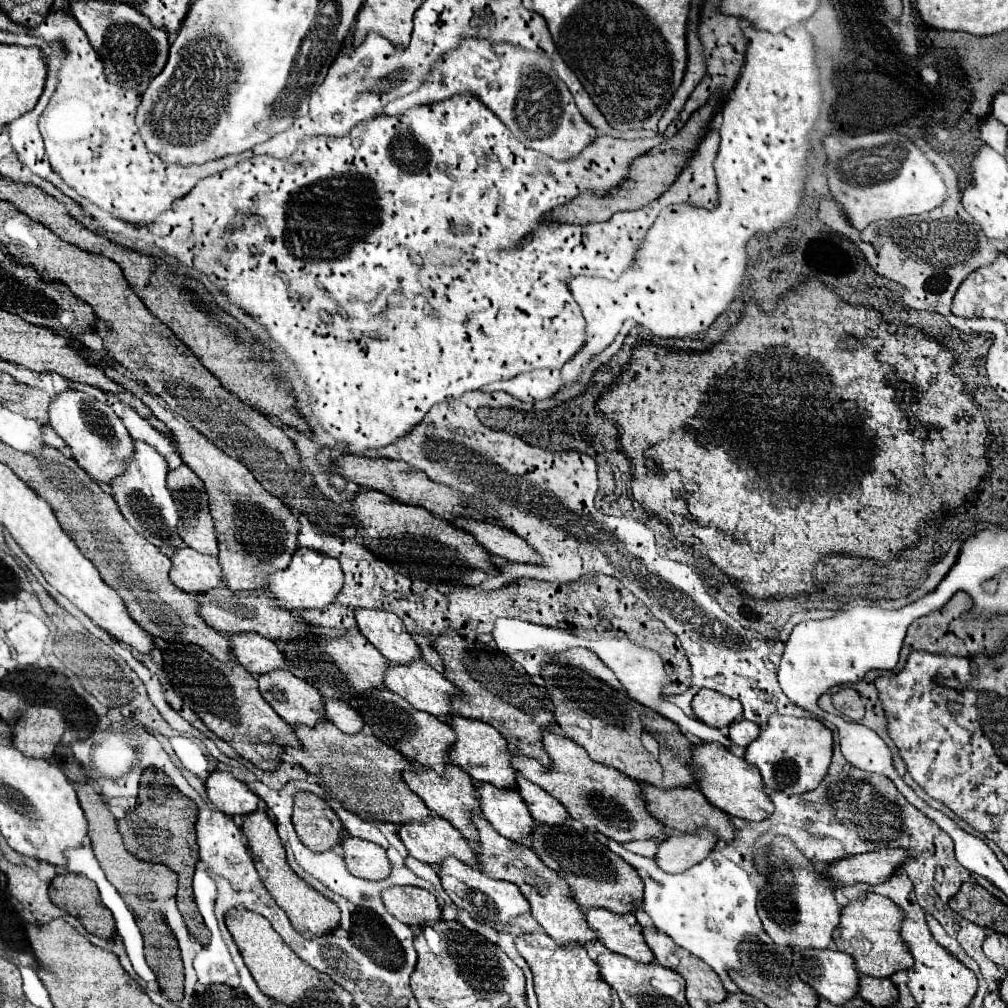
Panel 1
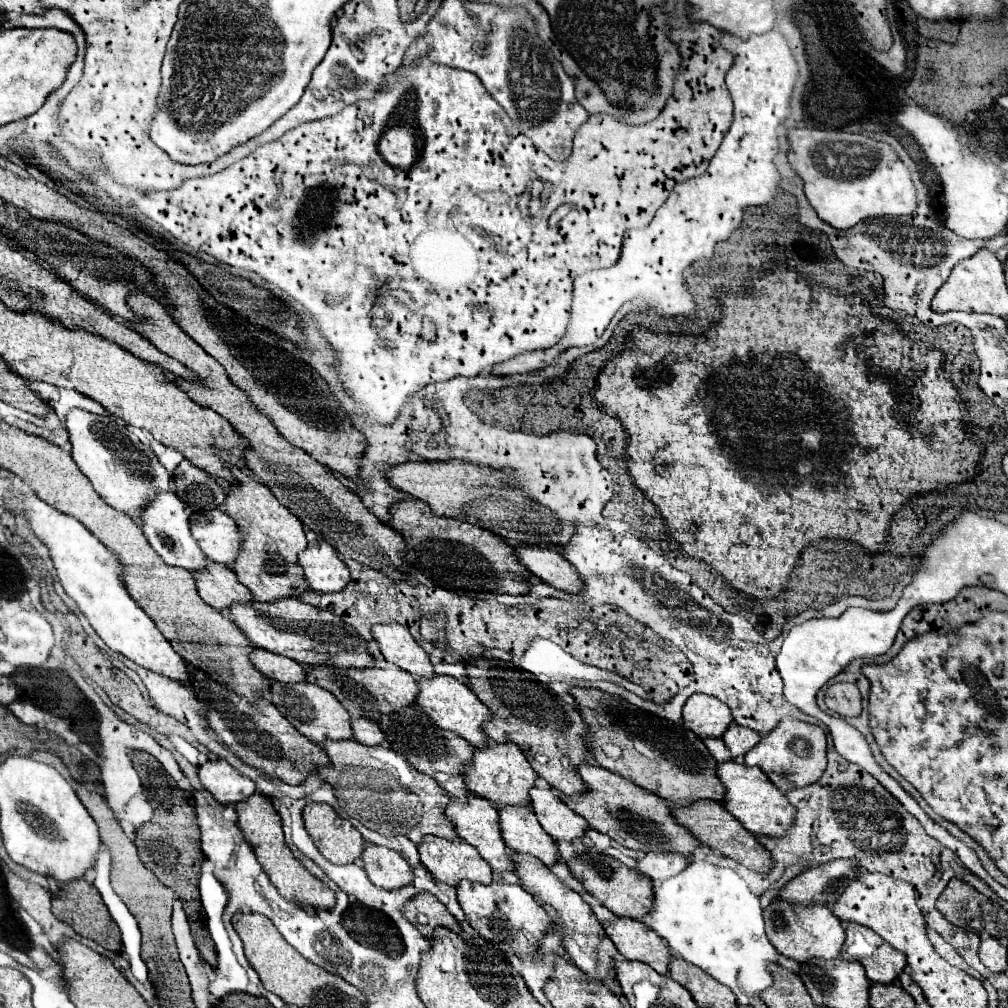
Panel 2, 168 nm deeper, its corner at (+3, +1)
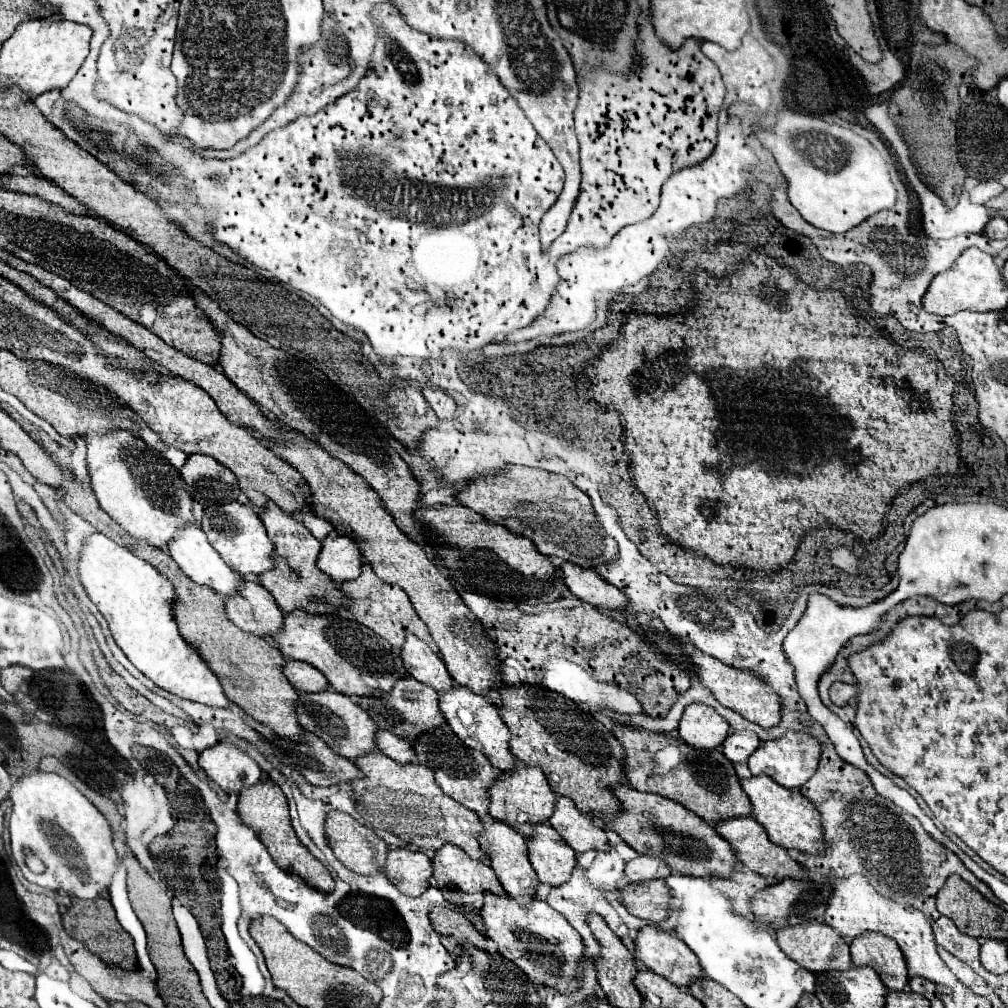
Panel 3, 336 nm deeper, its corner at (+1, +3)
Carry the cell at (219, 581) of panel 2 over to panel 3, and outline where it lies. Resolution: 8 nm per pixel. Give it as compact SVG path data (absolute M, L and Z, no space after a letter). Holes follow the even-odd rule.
M246 582L242 594L226 598L226 610L238 628L260 638L272 638L284 626L284 612L274 596L256 582Z

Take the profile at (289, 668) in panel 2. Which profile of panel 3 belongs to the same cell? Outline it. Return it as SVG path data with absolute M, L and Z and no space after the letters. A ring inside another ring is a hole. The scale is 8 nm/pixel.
M290 660L284 666L284 674L288 682L300 692L324 692L330 688L326 676L320 670L316 670L310 664L298 662L298 660Z

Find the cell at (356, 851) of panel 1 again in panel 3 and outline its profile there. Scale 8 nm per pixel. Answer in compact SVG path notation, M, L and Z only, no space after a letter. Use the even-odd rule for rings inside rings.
M408 848L390 850L384 874L394 882L394 886L398 886L398 890L402 890L402 894L420 896L430 888L432 858Z

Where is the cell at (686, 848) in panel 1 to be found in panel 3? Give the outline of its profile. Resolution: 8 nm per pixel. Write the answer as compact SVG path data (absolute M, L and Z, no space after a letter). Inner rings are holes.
M638 856L630 862L626 862L626 878L630 884L636 882L646 882L646 880L656 880L656 878L668 878L670 876L670 868L666 864L662 864L660 858L654 856Z

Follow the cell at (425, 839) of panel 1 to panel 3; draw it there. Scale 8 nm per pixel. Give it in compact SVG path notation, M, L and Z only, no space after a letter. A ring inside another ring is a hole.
M442 846L436 856L434 856L434 880L438 884L438 888L442 890L444 898L454 904L454 906L462 906L468 912L478 914L480 908L484 906L484 892L492 892L492 894L500 894L500 896L508 896L502 888L502 884L498 882L494 870L478 860L472 860L466 852L462 852L458 846Z

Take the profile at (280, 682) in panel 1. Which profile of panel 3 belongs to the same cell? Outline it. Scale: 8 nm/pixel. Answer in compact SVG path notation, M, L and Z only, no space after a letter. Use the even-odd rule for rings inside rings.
M326 690L326 692L318 692L318 694L302 692L298 696L298 702L296 702L296 712L298 712L300 726L306 732L316 734L336 754L340 754L348 760L354 760L358 756L364 756L364 754L370 754L370 752L378 750L378 746L376 746L376 732L378 732L376 722L368 716L366 710L356 706L344 694L338 694L334 690Z

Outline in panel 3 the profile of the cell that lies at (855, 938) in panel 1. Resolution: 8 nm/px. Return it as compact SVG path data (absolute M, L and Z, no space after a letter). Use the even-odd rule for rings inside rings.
M862 934L850 944L852 964L874 968L888 990L908 988L908 968L894 940L882 934Z

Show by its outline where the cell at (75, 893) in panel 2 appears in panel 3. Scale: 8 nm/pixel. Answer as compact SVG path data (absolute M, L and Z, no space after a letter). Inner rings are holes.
M72 898L72 906L62 916L62 924L70 938L82 942L92 954L102 958L106 964L118 966L126 972L134 972L138 968L138 958L136 958L132 936L120 926L120 922L116 920L116 912L108 900L98 898L98 902L86 902L80 898Z

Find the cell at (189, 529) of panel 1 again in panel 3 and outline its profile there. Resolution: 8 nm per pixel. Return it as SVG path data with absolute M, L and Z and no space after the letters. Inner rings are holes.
M230 502L230 504L220 504L220 506L210 506L204 510L204 516L200 520L202 530L206 532L208 540L212 542L212 546L218 550L218 554L222 556L222 560L232 566L234 572L248 576L260 576L266 570L274 568L274 542L268 538L266 528L260 520L260 516L246 504L240 502Z

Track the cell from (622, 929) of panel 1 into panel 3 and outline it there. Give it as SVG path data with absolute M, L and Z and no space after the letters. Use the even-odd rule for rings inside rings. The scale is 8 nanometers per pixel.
M644 926L636 938L636 952L636 958L652 972L680 988L688 988L694 980L704 978L698 956L672 932Z

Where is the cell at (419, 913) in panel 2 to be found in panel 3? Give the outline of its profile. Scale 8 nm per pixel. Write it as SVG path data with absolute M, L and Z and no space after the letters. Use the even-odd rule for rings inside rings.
M434 910L430 914L434 930L442 936L442 944L452 952L460 952L462 946L472 944L480 950L488 948L486 938L474 928L474 924L458 910Z

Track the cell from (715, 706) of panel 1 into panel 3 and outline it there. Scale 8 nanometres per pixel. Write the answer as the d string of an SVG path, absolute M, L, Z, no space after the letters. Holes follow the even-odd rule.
M690 704L680 720L678 738L698 750L714 750L728 736L728 722L704 704Z

